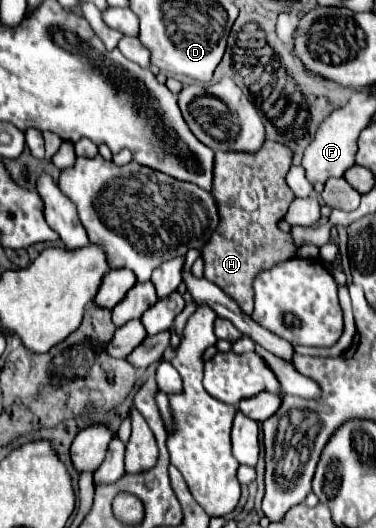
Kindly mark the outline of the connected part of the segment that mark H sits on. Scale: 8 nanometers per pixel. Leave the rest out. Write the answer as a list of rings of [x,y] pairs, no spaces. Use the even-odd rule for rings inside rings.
[[[269,139],[255,153],[215,153],[215,179],[211,193],[217,201],[221,223],[201,249],[201,257],[205,261],[205,277],[235,299],[245,315],[253,311],[253,277],[297,253],[291,235],[277,227],[285,217],[289,203],[295,199],[295,193],[285,183],[291,159],[293,151],[287,145]]]

